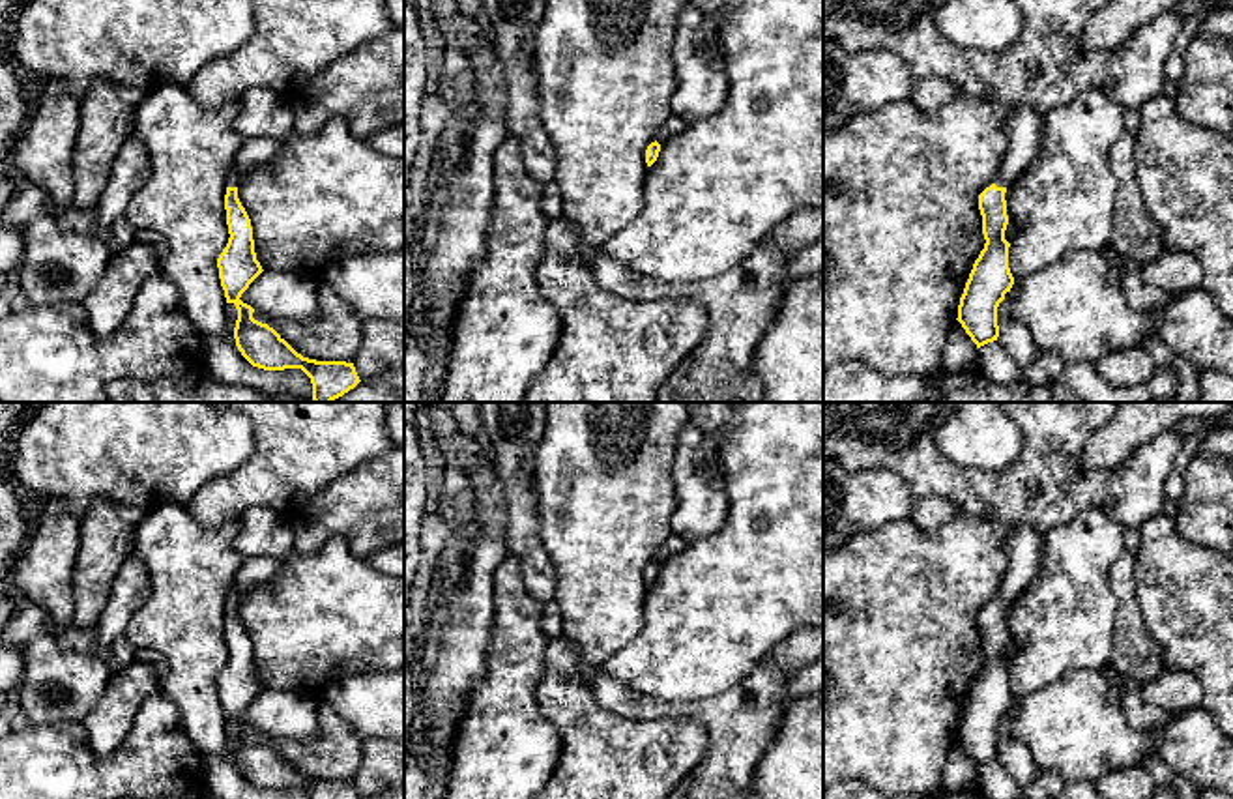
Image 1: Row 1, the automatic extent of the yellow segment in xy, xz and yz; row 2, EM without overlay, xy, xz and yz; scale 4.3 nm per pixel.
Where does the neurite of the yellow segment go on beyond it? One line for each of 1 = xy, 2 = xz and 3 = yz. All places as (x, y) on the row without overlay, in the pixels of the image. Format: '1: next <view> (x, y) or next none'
1: next xy (234, 597)
2: next none
3: next yz (1024, 547)

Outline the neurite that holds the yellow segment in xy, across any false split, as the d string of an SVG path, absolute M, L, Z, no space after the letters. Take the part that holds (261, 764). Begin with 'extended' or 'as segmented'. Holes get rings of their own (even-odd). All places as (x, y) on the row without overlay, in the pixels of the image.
extended | M234 584L225 614L230 657L217 677L226 722L234 722L238 728L234 747L238 769L253 786L264 790L301 788L311 799L359 799L354 782L316 780L297 773L273 747L254 739L254 728L239 719L264 690L256 679L251 638L238 617L239 601L241 597Z

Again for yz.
extended | M1020 524L1008 528L1003 548L1008 567L999 595L979 614L986 662L973 683L956 737L977 767L999 756L997 726L1014 704L1008 687L1010 662L1005 659L1008 644L1005 612L1016 595L1035 580L1044 559L1044 539L1031 526Z

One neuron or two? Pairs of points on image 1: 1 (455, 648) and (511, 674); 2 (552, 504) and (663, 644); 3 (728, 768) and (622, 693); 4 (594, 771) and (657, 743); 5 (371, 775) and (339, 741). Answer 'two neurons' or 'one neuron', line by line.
1: two neurons
2: two neurons
3: one neuron
4: one neuron
5: two neurons

